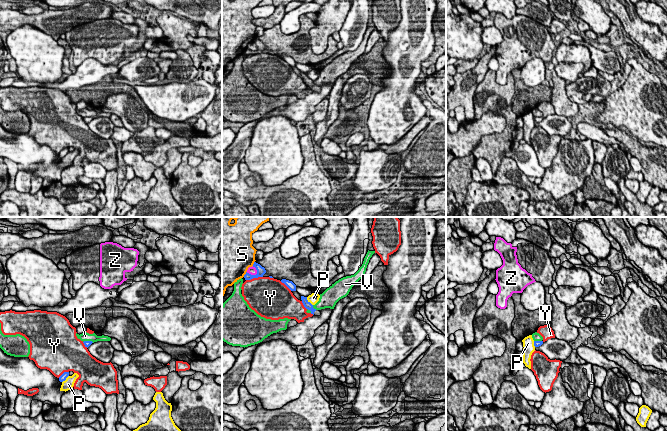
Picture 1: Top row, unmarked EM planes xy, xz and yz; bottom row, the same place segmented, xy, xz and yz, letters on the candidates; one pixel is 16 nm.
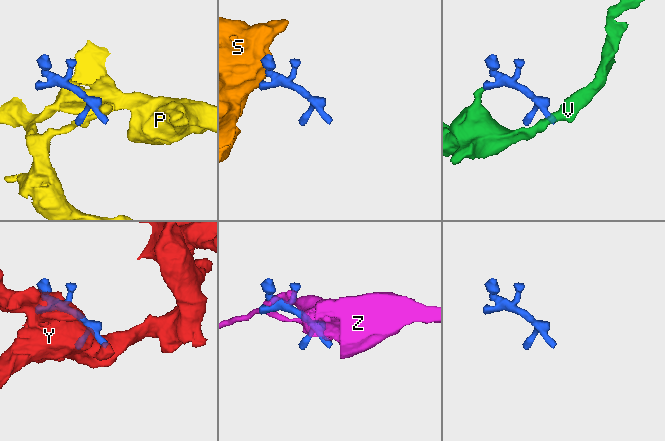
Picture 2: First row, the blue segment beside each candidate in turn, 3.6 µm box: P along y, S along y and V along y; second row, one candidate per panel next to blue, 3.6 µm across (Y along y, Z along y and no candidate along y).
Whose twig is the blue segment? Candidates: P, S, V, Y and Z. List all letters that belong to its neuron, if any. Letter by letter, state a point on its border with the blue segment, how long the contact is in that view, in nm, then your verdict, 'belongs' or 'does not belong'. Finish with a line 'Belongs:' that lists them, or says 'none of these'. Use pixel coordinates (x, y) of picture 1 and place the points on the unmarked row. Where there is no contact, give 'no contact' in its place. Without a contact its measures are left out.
P: xz (307, 77) | 180 nm | does not belong
S: xz (245, 50) | 110 nm | does not belong
V: xz (313, 84) | 110 nm | does not belong
Y: xz (254, 53) | 280 nm | does not belong
Z: xz (252, 51) | 190 nm | does not belong
Belongs: none of these

